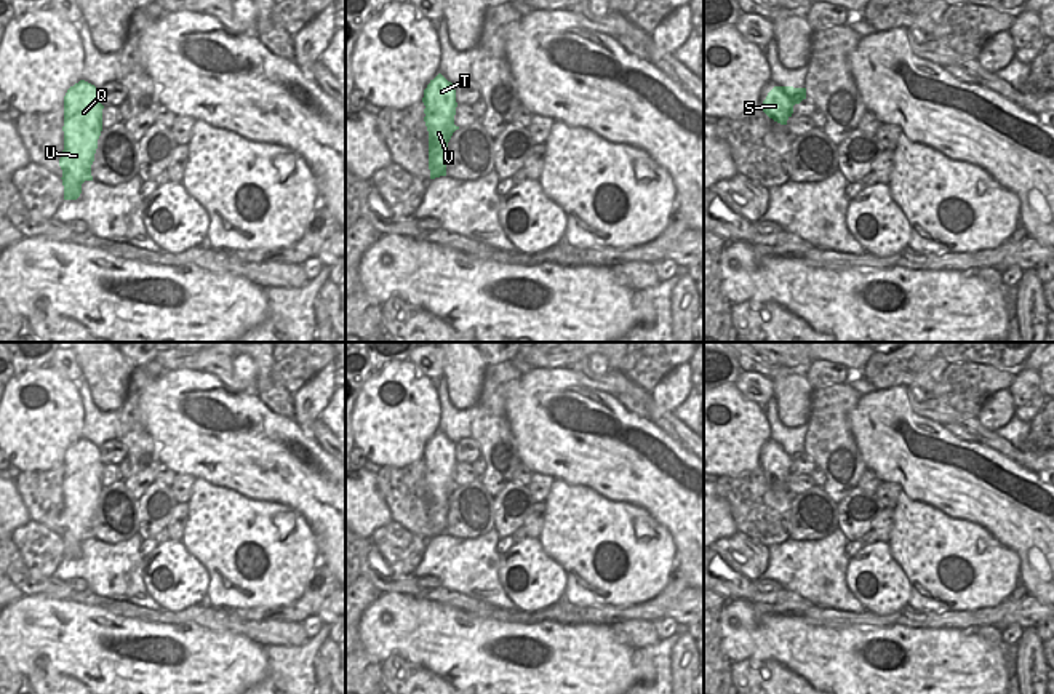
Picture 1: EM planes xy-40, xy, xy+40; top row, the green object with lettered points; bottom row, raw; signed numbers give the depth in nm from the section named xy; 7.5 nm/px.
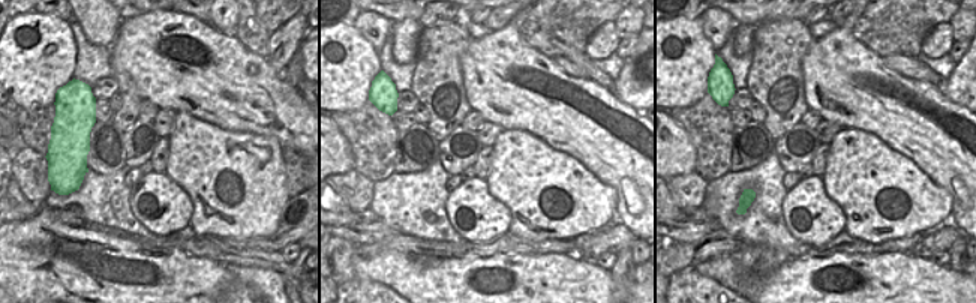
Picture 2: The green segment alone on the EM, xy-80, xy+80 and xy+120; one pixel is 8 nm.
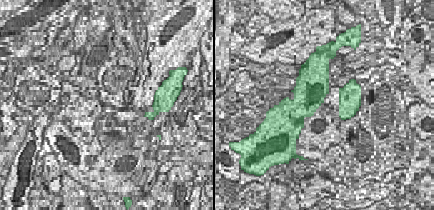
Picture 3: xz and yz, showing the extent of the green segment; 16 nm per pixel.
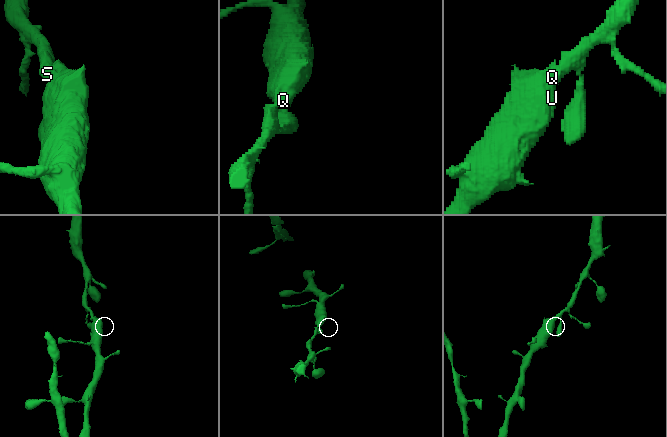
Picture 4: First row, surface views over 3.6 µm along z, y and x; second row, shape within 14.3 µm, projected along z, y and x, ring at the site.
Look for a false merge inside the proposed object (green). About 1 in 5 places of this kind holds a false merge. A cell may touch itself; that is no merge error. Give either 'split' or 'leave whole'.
leave whole

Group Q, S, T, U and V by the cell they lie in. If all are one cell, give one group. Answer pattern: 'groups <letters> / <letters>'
groups Q S T U V

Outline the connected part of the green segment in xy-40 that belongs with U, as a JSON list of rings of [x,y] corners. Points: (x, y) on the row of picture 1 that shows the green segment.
[[[85,80],[70,86],[64,96],[64,150],[59,158],[64,200],[77,200],[82,184],[93,181],[91,165],[102,131],[102,109],[98,88]]]

